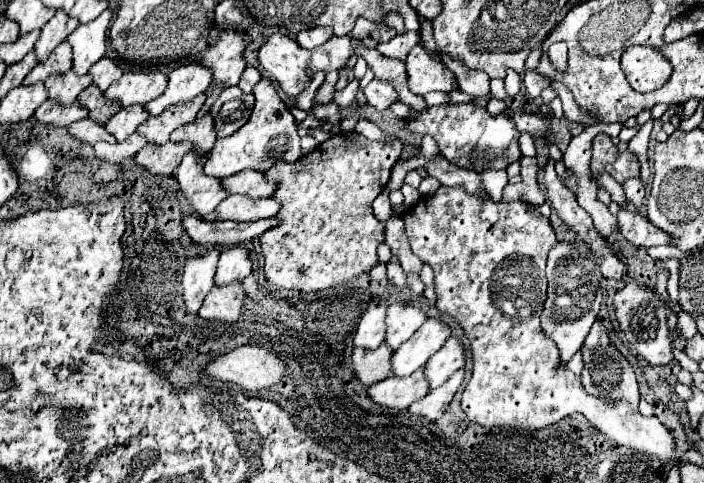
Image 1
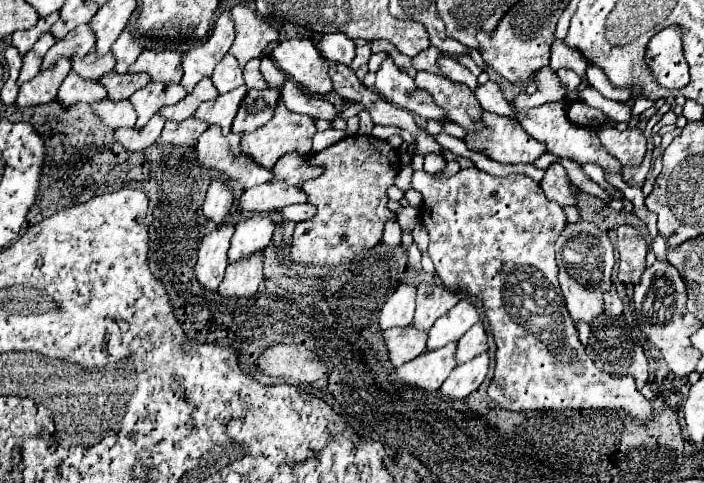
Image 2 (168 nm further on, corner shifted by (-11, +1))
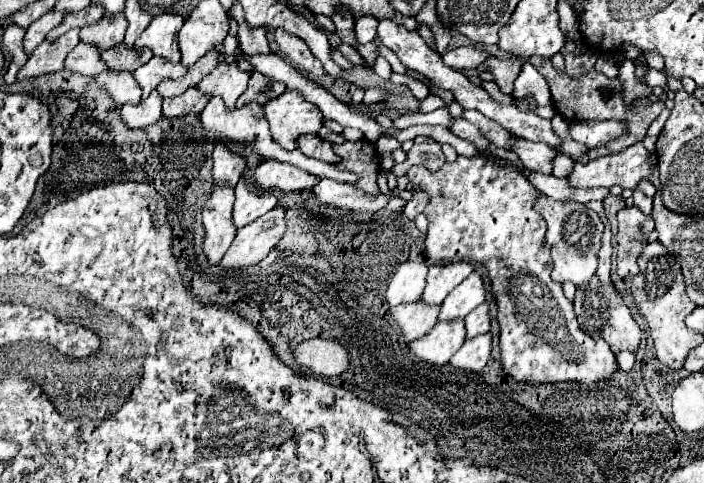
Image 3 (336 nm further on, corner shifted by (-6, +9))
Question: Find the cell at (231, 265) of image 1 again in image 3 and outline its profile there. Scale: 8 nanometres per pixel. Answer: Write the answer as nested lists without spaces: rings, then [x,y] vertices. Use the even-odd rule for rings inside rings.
[[[241,180],[235,186],[235,206],[233,206],[233,224],[235,228],[243,228],[257,220],[259,216],[267,214],[277,206],[277,196],[273,192],[253,190],[251,186]]]

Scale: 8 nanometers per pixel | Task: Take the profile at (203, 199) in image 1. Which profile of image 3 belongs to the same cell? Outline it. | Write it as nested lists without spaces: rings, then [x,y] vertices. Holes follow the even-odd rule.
[[[211,98],[209,104],[203,108],[201,112],[201,126],[205,132],[213,132],[219,136],[219,140],[227,146],[237,146],[237,144],[243,144],[247,148],[251,148],[255,154],[259,154],[261,160],[277,160],[277,162],[287,162],[291,166],[299,166],[301,170],[307,170],[315,176],[321,176],[321,178],[331,178],[335,182],[355,182],[355,174],[349,174],[349,172],[341,172],[337,170],[333,164],[325,164],[321,160],[313,160],[305,154],[301,154],[299,150],[293,150],[293,152],[287,152],[283,150],[279,144],[273,142],[271,138],[271,132],[269,132],[269,124],[267,120],[263,118],[263,108],[255,102],[243,106],[243,108],[235,108],[235,110],[225,110],[223,106],[223,100],[221,98]]]

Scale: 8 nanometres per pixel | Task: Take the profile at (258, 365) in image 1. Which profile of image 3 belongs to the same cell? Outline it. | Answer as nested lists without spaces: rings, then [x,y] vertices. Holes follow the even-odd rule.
[[[303,340],[293,348],[293,360],[301,372],[331,378],[347,368],[347,350],[333,340]]]

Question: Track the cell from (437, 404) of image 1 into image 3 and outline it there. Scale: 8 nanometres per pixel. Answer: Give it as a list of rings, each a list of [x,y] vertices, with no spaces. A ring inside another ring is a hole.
[[[481,334],[477,338],[465,340],[465,344],[459,348],[459,352],[451,358],[451,366],[455,370],[465,372],[481,372],[487,364],[491,354],[491,334]]]

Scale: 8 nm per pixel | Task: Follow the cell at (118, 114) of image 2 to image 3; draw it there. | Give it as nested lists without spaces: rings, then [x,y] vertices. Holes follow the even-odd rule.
[[[101,72],[97,78],[97,84],[107,90],[107,94],[115,100],[117,106],[123,104],[135,104],[141,100],[141,88],[137,86],[131,72]]]

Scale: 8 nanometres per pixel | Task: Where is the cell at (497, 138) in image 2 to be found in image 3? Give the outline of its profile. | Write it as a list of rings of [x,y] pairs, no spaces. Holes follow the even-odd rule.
[[[515,138],[511,150],[519,156],[525,168],[537,170],[541,174],[551,174],[551,160],[555,158],[551,146],[543,146],[543,142],[527,142],[523,138]]]

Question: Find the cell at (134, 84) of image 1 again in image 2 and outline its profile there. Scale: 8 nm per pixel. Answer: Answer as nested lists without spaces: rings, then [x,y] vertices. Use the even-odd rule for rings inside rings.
[[[146,48],[140,58],[130,66],[128,72],[148,72],[152,80],[160,82],[180,82],[182,78],[182,52],[164,48],[164,50],[150,50]]]

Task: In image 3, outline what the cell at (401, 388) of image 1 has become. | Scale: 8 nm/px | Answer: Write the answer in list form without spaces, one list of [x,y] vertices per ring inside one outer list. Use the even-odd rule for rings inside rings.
[[[463,320],[437,322],[427,336],[411,342],[409,352],[415,354],[421,362],[427,362],[429,366],[445,366],[449,358],[459,350],[459,346],[463,346],[463,342]]]

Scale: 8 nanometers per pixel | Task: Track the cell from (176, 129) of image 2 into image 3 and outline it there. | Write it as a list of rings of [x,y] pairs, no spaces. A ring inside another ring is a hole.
[[[189,88],[185,94],[163,102],[163,116],[179,118],[179,116],[187,116],[187,114],[199,114],[207,102],[209,102],[209,98],[203,96],[197,88]]]

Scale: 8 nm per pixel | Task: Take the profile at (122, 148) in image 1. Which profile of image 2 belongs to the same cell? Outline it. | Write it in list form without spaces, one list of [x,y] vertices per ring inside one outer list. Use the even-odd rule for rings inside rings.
[[[154,114],[144,128],[140,128],[140,130],[136,130],[136,128],[118,128],[114,132],[114,138],[126,150],[142,152],[144,148],[152,146],[158,140],[158,136],[160,136],[160,132],[164,128],[164,122],[166,122],[166,118],[162,118],[160,114]]]

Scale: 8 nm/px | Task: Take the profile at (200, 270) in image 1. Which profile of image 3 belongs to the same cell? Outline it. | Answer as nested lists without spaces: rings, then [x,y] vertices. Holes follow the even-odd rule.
[[[215,186],[211,198],[203,206],[203,252],[209,260],[209,264],[219,264],[227,248],[231,246],[237,230],[231,220],[233,210],[233,188],[229,186]]]

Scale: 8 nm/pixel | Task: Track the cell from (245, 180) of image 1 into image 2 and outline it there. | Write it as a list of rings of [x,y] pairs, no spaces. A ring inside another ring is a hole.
[[[290,152],[284,158],[280,158],[280,162],[276,162],[272,170],[276,170],[276,178],[284,178],[284,182],[294,182],[294,186],[300,186],[306,180],[320,176],[320,170],[322,170],[322,168],[310,166],[308,158],[310,154],[302,156],[298,152]]]

